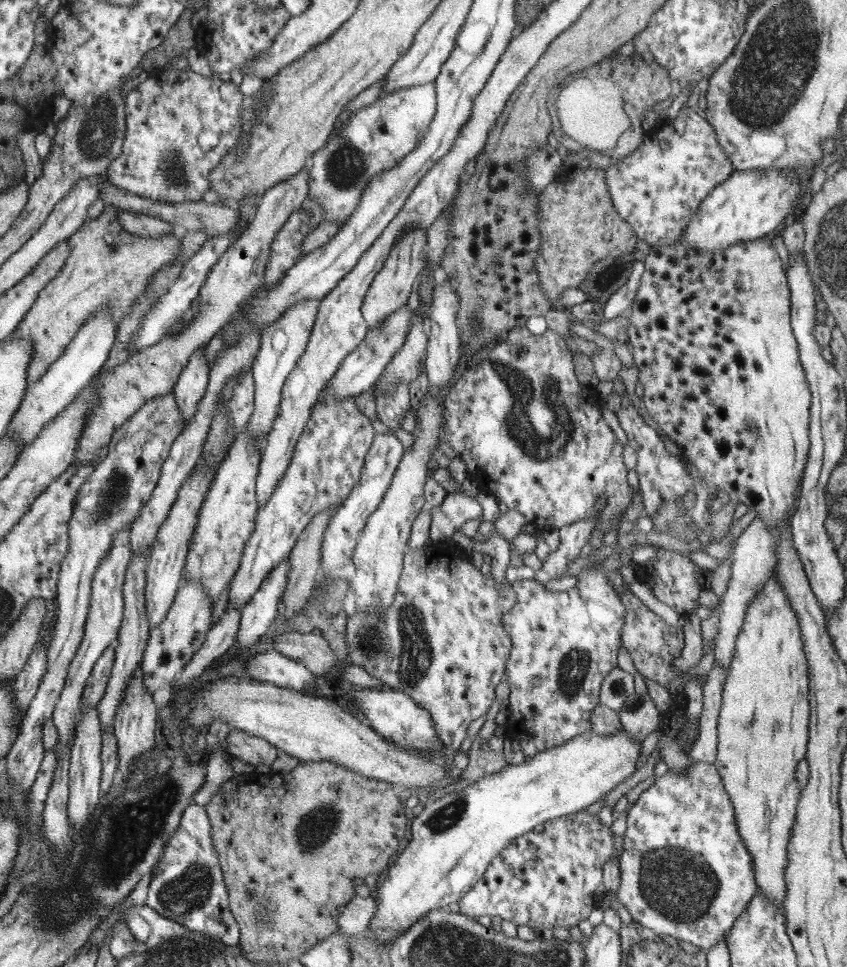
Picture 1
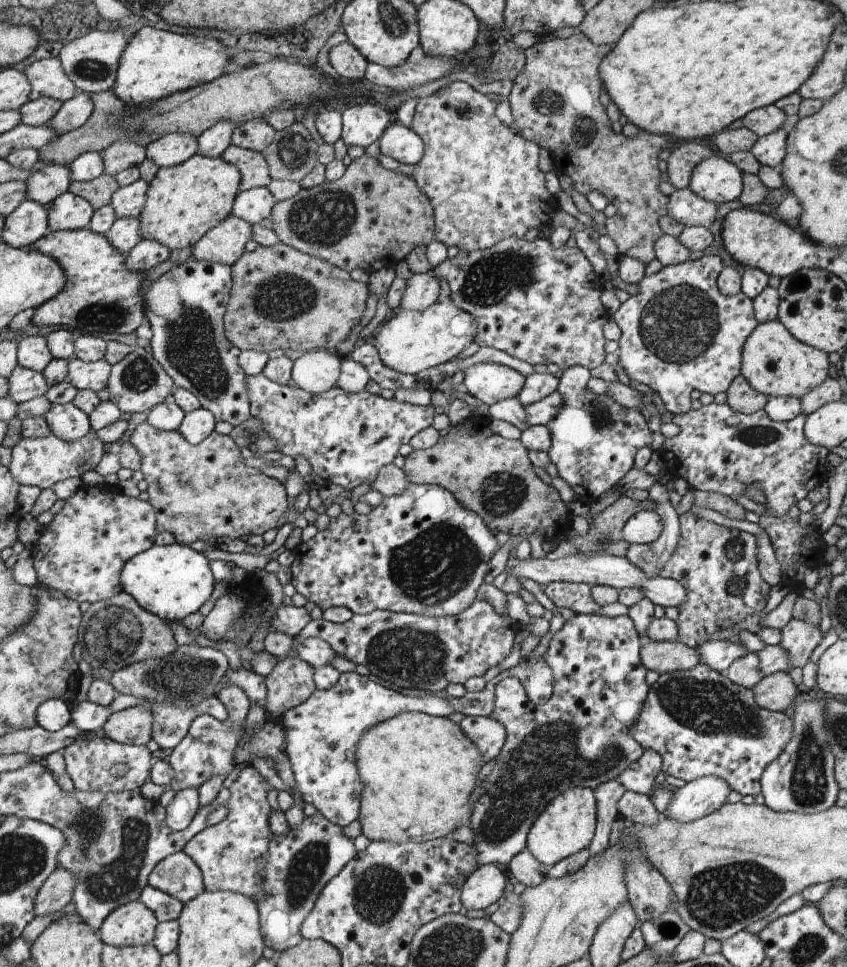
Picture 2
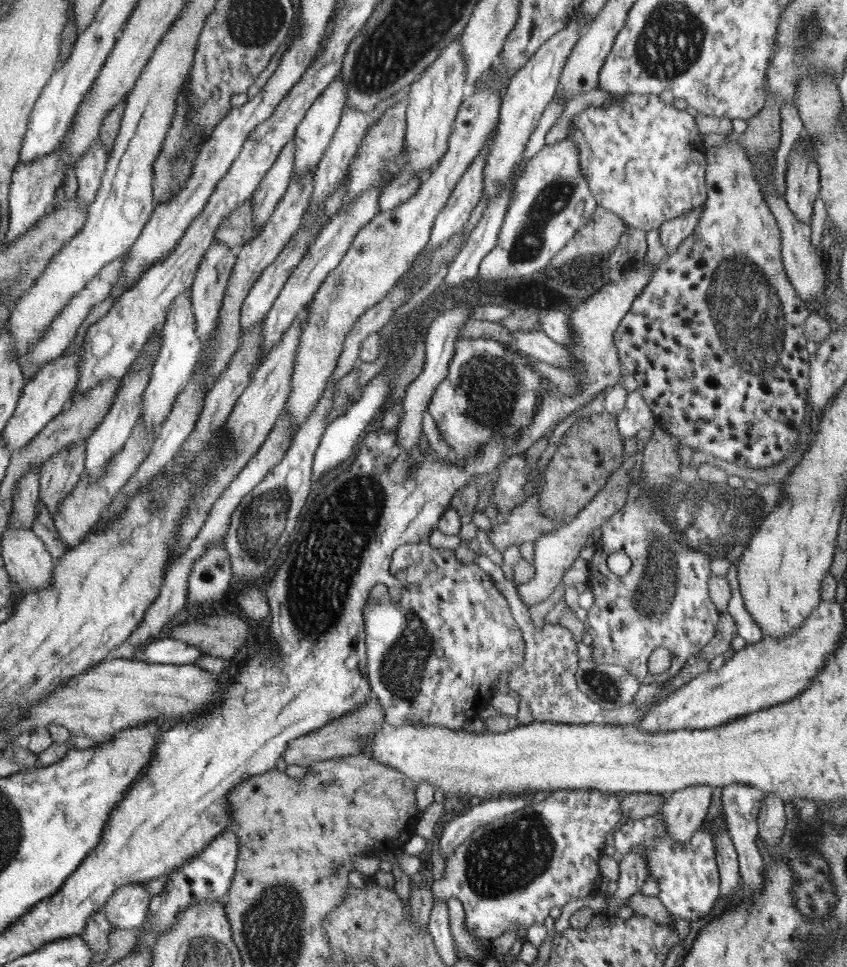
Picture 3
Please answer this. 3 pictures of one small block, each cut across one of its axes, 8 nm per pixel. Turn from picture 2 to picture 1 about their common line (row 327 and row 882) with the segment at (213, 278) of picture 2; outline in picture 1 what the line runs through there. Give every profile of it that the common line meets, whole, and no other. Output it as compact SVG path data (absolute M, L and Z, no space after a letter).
M193 803L184 810L180 826L152 872L145 905L161 917L182 924L190 933L206 934L225 945L237 946L239 923L231 913L230 891L224 882L219 853L211 842L211 830L210 816L204 806Z

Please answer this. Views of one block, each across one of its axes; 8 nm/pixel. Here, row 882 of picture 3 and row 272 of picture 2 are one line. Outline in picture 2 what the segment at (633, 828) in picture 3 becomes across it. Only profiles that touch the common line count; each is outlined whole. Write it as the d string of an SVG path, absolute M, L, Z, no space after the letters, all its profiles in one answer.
M718 255L663 266L658 273L644 277L639 282L639 291L623 302L613 315L613 321L621 328L618 363L624 367L629 380L642 382L656 391L674 415L691 410L692 390L713 395L727 392L741 374L743 348L758 326L753 299L742 291L734 296L720 292L718 278L723 267Z

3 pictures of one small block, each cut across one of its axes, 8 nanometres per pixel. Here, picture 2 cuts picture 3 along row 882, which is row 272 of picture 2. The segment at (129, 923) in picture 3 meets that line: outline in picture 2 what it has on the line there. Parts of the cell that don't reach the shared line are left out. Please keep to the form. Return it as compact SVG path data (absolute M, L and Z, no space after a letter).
M142 238L134 250L126 254L127 269L130 272L146 273L167 260L170 252L167 246L158 241Z

